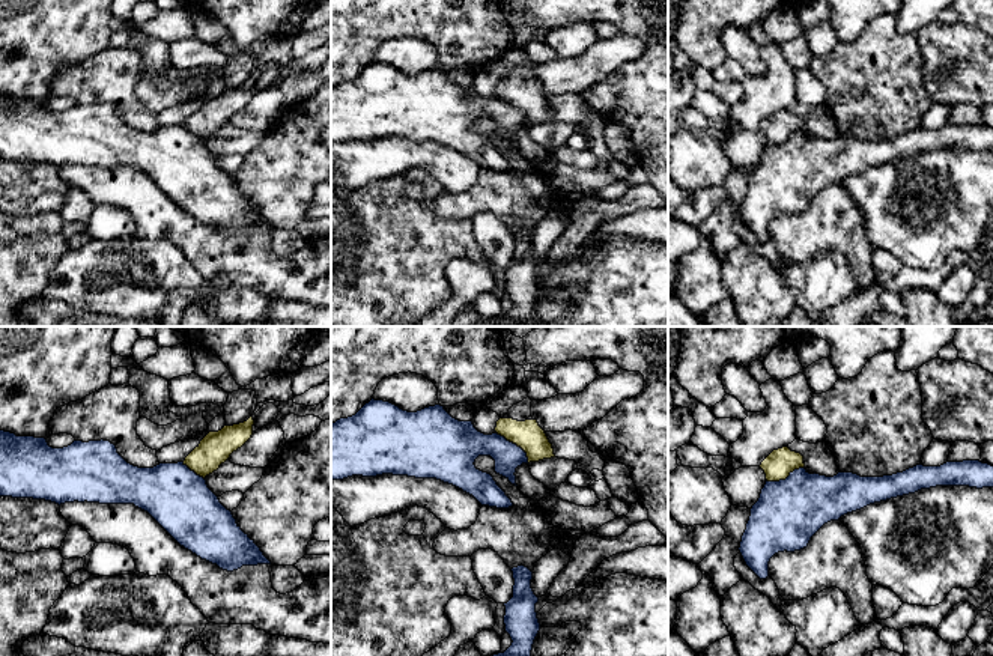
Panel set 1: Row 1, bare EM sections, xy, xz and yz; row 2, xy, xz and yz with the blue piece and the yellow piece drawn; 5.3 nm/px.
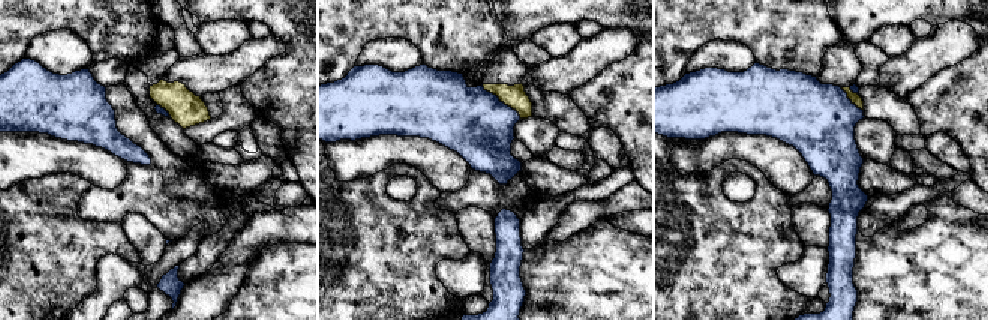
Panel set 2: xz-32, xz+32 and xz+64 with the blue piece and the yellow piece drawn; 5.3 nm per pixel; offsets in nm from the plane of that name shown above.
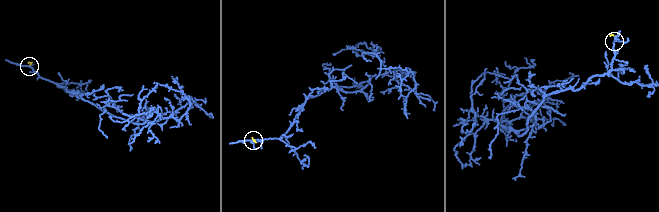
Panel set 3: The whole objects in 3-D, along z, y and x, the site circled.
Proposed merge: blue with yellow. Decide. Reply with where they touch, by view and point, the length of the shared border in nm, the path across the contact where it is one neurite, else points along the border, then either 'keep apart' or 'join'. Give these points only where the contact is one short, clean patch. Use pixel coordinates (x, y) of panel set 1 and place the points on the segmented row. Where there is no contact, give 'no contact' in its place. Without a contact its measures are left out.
contact xz (515, 444); length 240 nm; border xz (497, 432), (515, 443), (525, 453), (528, 462); keep apart

